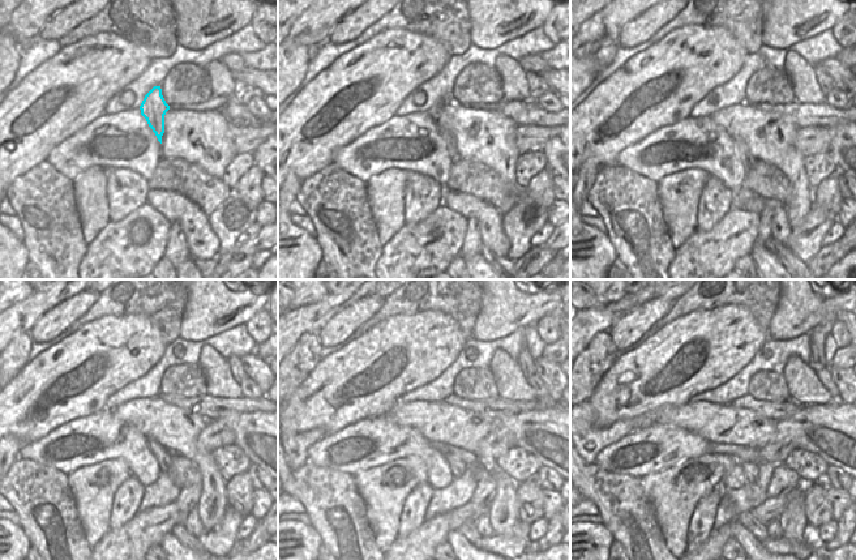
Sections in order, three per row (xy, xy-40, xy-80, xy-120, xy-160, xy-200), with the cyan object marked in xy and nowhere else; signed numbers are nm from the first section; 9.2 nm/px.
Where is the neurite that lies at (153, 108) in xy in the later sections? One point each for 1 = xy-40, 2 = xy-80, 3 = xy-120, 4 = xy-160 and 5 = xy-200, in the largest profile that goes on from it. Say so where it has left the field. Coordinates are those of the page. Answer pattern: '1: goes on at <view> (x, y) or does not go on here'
1: goes on at xy-40 (450, 145)
2: goes on at xy-80 (745, 157)
3: goes on at xy-120 (163, 457)
4: goes on at xy-160 (458, 467)
5: goes on at xy-200 (750, 470)

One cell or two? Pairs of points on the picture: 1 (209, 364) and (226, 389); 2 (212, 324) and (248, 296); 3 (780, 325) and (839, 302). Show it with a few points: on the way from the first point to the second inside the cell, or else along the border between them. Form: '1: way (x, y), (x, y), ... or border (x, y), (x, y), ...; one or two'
1: way (215, 371), (219, 383); one
2: way (219, 315), (226, 308), (239, 306); one
3: way (795, 315), (800, 310), (825, 306); one

